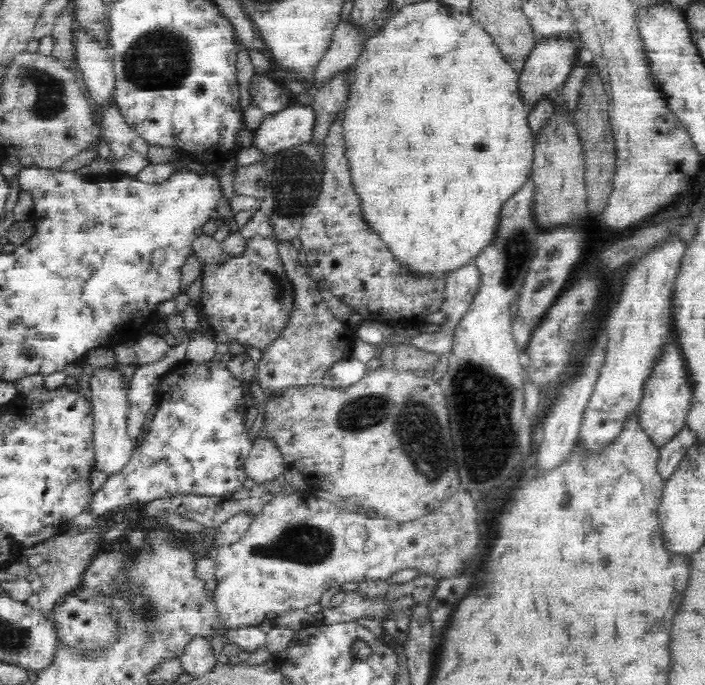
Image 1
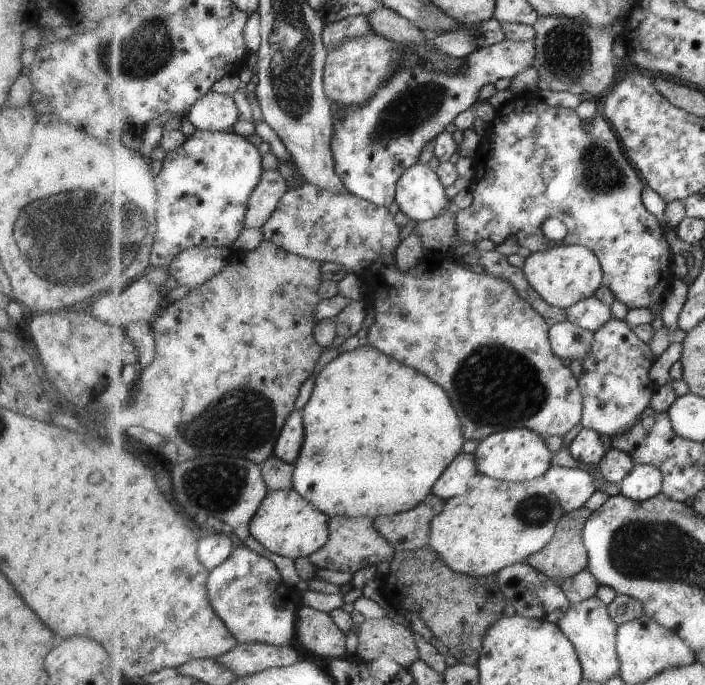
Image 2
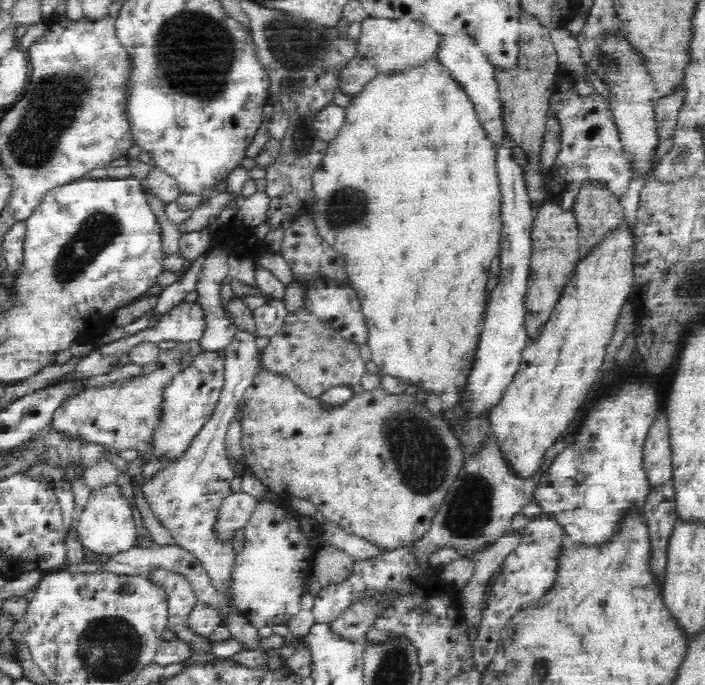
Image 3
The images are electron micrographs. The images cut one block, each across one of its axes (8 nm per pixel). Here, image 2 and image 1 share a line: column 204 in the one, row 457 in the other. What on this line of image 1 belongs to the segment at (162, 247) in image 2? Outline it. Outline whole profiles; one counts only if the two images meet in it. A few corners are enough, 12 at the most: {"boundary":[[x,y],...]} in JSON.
{"boundary":[[218,359],[162,380],[95,517],[248,478],[243,383]]}

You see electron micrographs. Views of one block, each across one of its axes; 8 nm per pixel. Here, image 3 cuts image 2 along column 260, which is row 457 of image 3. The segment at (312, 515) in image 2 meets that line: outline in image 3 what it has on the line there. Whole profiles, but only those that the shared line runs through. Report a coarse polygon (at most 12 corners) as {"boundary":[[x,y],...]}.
{"boundary":[[622,219],[579,257],[490,410],[528,479],[604,364],[632,293]]}

